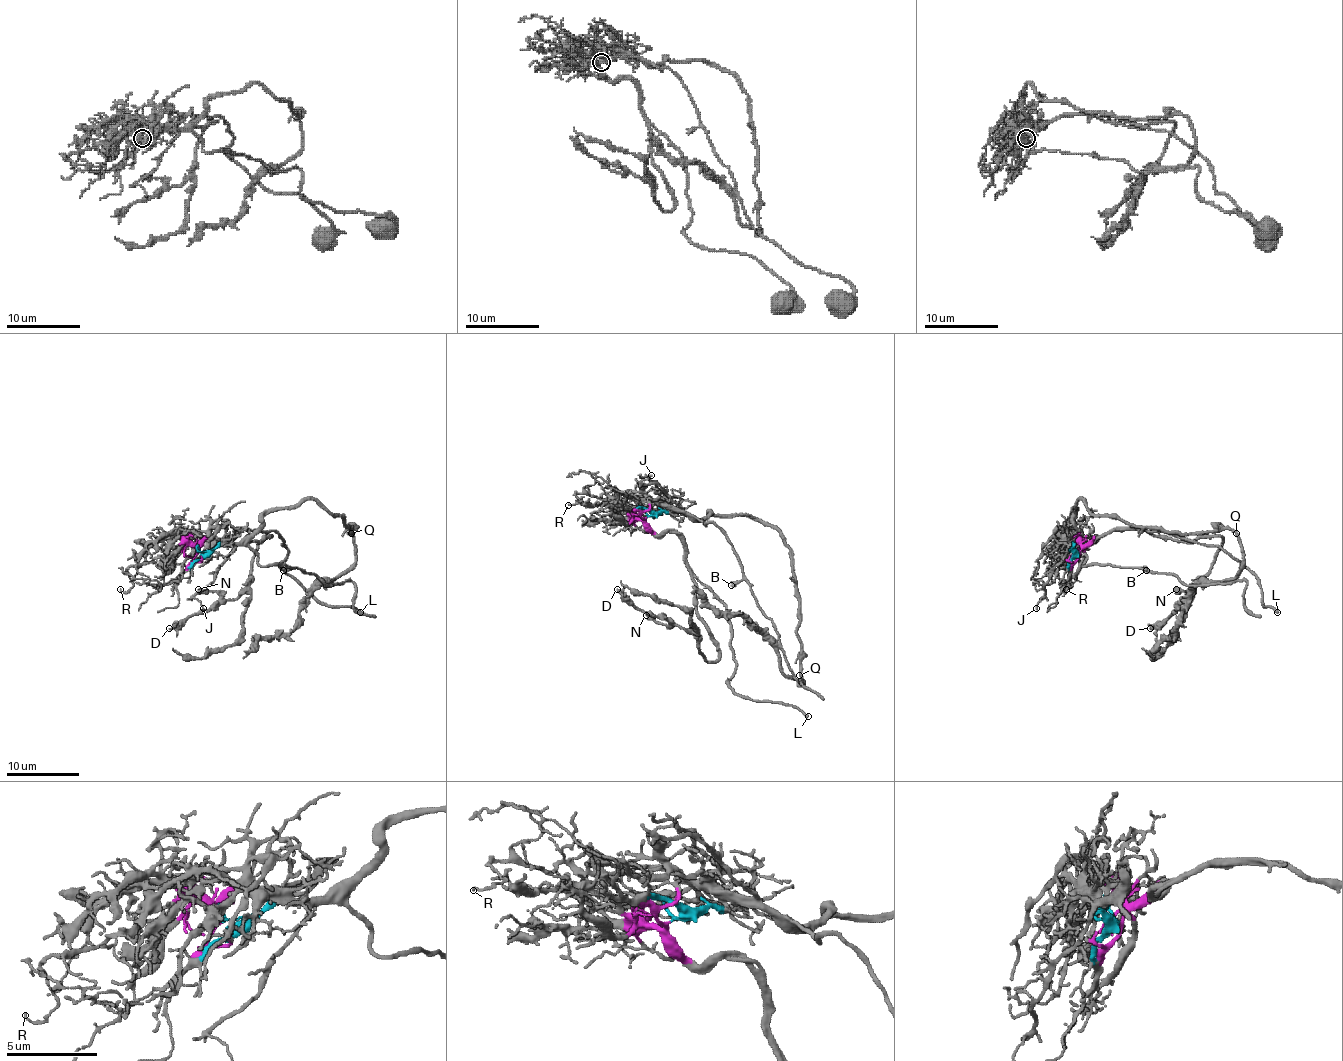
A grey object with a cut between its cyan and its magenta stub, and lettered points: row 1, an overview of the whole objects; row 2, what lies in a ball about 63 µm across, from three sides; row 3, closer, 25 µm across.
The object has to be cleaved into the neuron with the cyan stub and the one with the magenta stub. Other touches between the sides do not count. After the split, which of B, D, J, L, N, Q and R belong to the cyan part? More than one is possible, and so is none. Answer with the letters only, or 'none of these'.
B, J, Q

